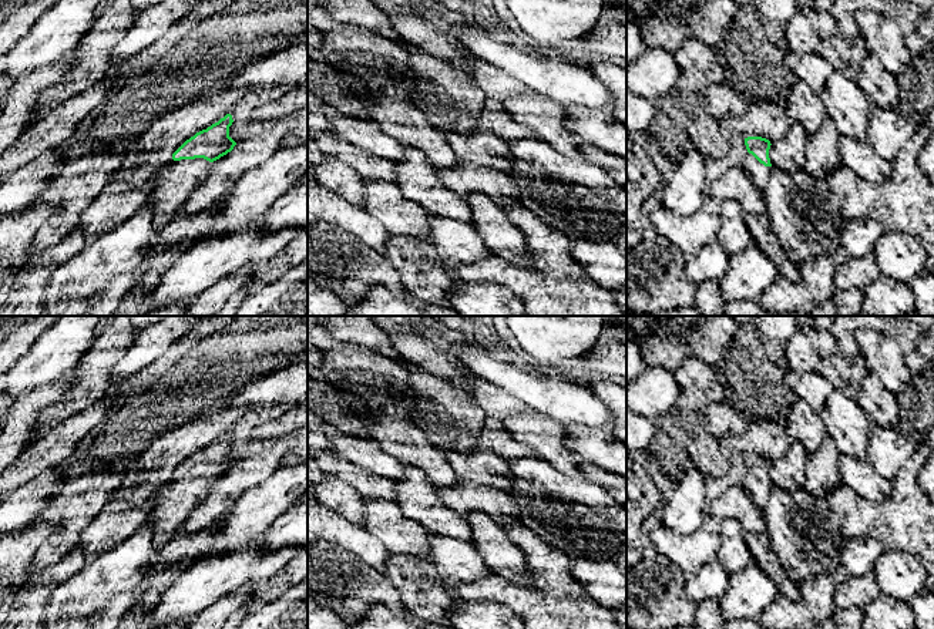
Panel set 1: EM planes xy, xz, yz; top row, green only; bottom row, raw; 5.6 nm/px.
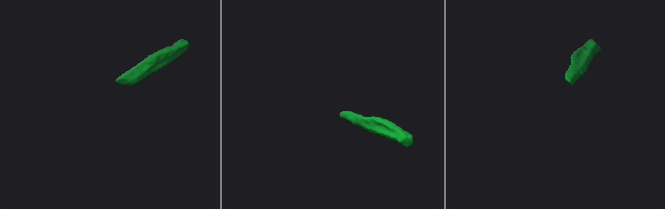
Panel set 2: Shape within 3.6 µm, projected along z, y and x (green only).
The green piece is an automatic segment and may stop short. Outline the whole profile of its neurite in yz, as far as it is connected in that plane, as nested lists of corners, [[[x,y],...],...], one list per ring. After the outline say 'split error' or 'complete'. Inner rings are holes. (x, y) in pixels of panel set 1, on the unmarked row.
[[[762,455],[745,457],[747,472],[745,474],[742,487],[749,492],[752,502],[757,511],[763,511],[770,492],[770,460]]]; split error

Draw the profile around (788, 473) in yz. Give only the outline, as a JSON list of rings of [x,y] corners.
[[[792,443],[782,458],[775,460],[769,468],[773,487],[794,491],[803,487],[807,453],[800,443]]]

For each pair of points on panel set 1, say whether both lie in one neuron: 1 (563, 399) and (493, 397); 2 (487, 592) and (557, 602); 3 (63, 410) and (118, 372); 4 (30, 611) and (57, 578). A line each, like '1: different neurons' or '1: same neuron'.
1: different neurons
2: same neuron
3: different neurons
4: same neuron

